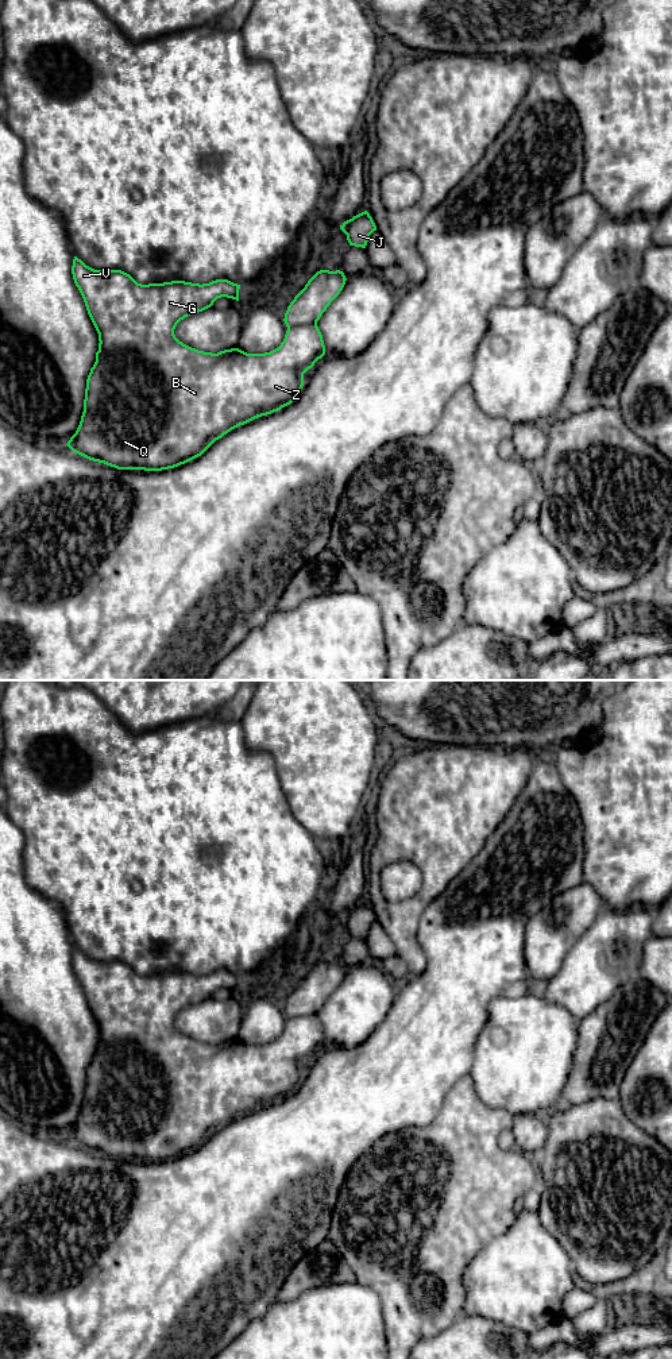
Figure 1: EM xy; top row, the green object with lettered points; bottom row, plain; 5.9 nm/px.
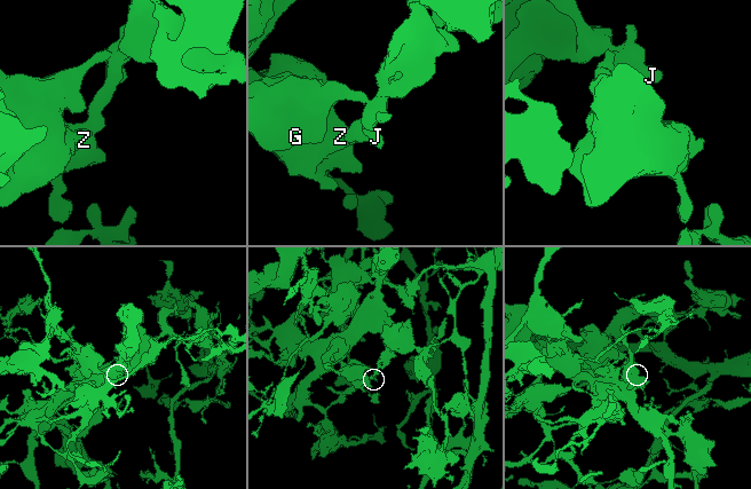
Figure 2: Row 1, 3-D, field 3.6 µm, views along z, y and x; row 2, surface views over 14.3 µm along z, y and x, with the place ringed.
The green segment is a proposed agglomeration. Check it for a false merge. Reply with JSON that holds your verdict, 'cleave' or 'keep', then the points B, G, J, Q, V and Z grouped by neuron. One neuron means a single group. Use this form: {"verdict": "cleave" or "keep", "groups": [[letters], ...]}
{"verdict": "cleave", "groups": [["B", "G", "Q", "V", "Z"], ["J"]]}

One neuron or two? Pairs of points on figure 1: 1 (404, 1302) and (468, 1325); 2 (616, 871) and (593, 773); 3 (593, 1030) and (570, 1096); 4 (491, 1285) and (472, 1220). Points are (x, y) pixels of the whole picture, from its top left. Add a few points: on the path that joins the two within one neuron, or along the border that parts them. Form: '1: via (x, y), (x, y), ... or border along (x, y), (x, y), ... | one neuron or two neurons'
1: border along (462, 1313), (450, 1325), (428, 1339) | two neurons
2: via (616, 846), (616, 798) | one neuron
3: via (593, 1046), (584, 1080) | one neuron
4: border along (506, 1230), (494, 1236), (477, 1254), (463, 1276) | two neurons

